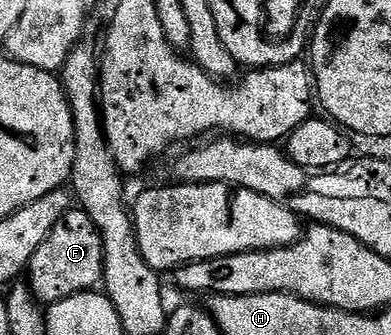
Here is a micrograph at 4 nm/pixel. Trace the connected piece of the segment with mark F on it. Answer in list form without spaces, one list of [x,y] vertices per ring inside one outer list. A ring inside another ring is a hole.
[[[80,207],[70,208],[65,220],[59,222],[43,239],[39,251],[27,270],[27,284],[42,306],[48,307],[76,293],[88,293],[102,284],[105,276],[105,256],[101,232]]]

